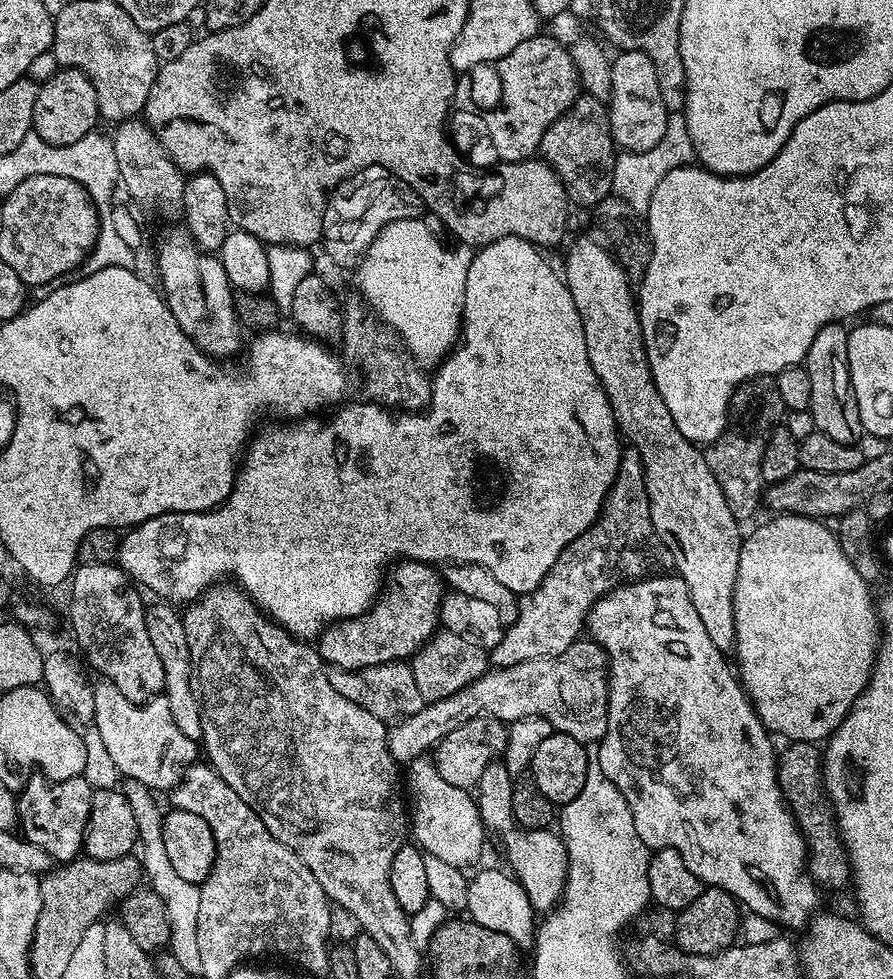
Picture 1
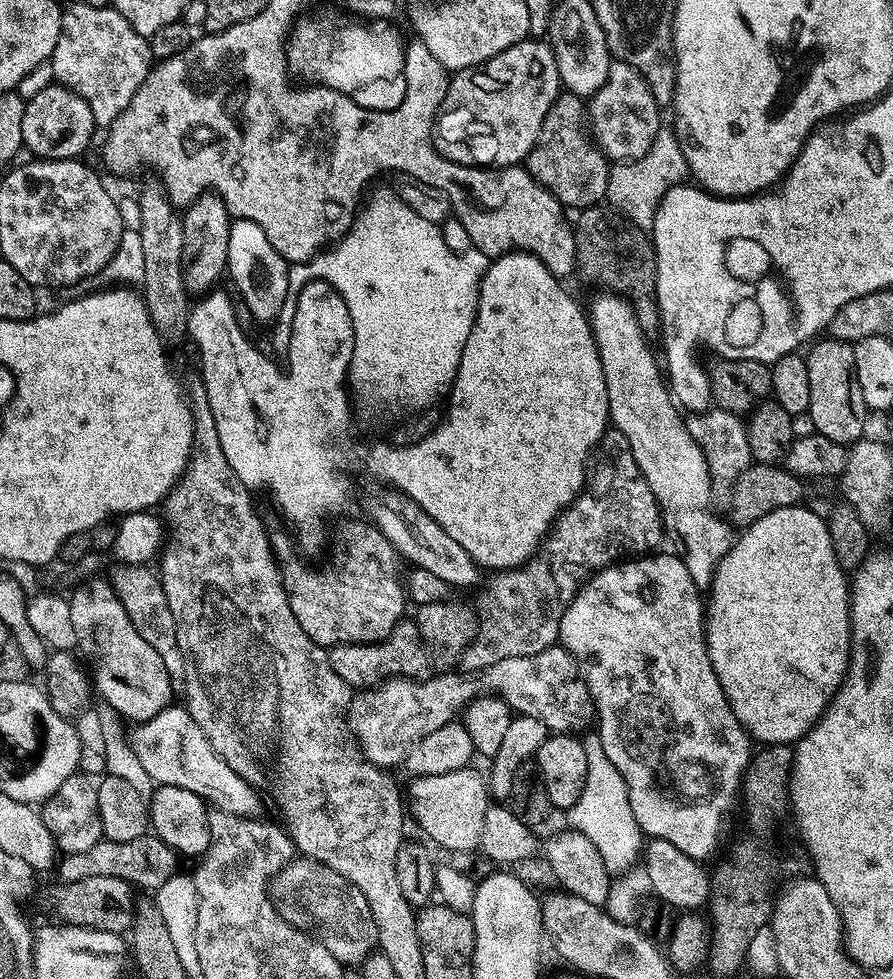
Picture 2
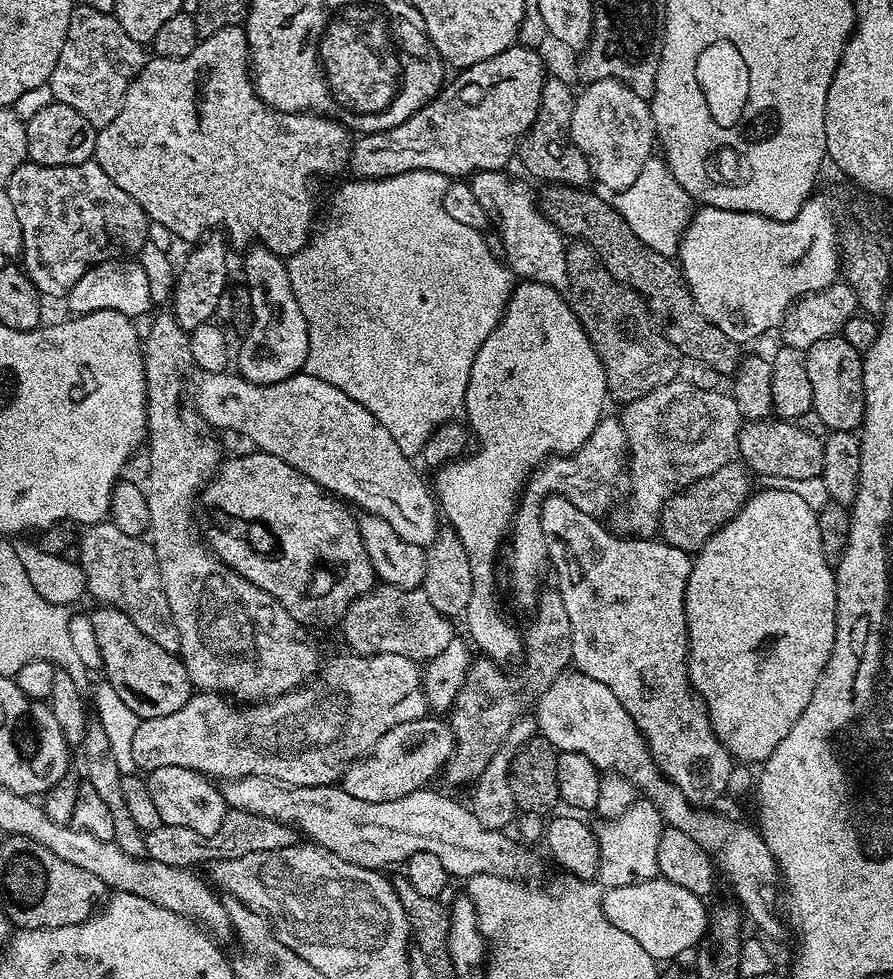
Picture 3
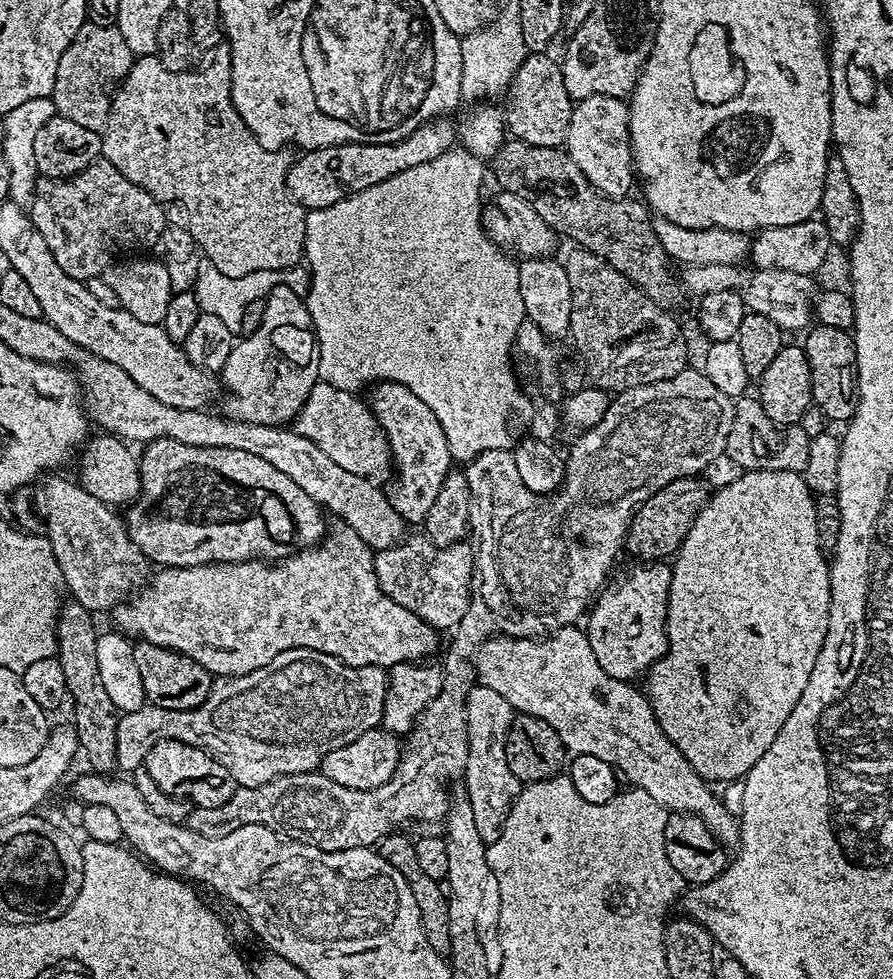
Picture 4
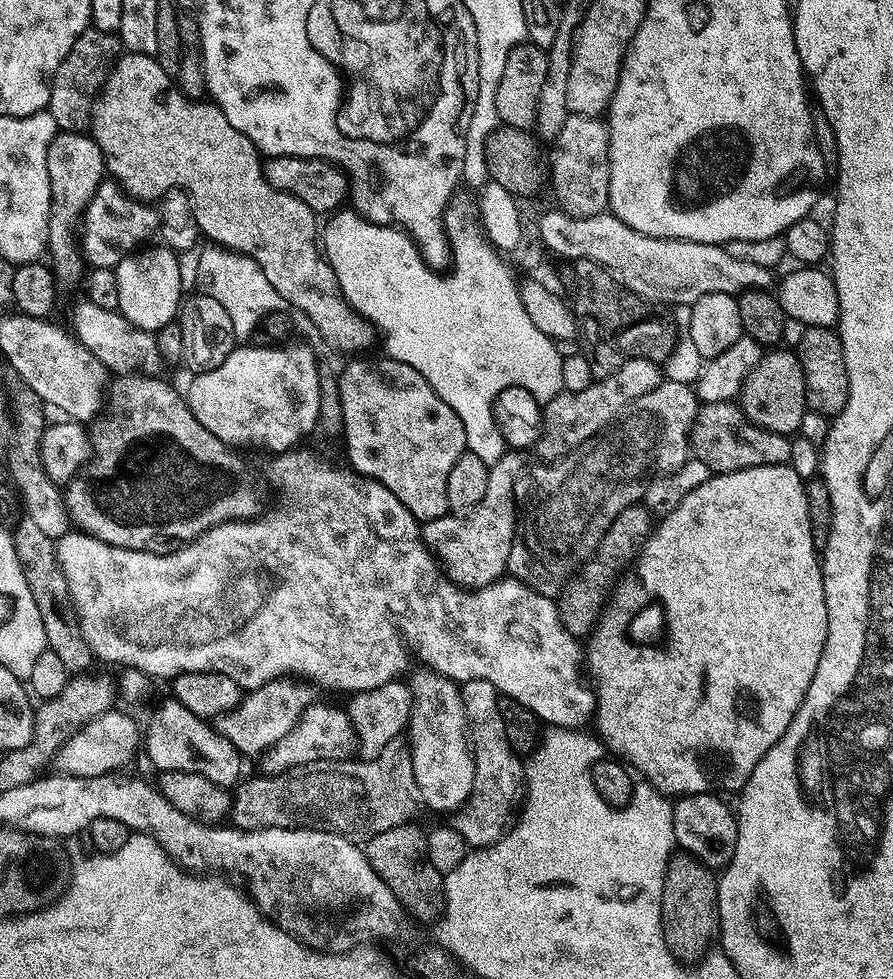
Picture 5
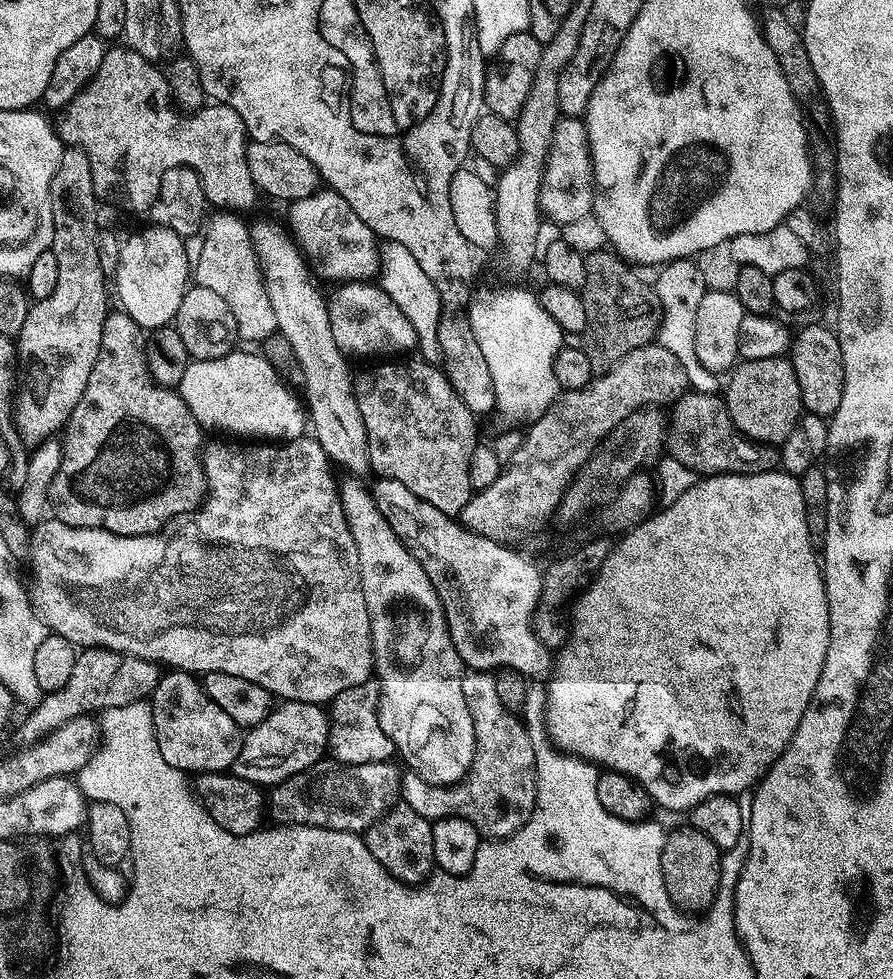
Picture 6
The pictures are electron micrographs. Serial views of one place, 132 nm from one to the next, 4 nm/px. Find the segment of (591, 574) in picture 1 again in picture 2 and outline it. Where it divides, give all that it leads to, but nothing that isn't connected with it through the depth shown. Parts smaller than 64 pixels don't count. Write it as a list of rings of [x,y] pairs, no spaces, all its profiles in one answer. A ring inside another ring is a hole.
[[[609,427],[607,431],[601,435],[598,445],[601,460],[587,477],[587,490],[581,491],[575,503],[555,521],[540,547],[523,563],[513,568],[493,571],[493,576],[488,581],[483,581],[484,589],[480,592],[480,606],[478,605],[478,631],[462,653],[465,673],[479,674],[506,658],[538,654],[553,647],[560,638],[562,614],[568,609],[568,603],[576,595],[576,590],[585,577],[627,557],[631,548],[633,553],[648,554],[661,547],[660,539],[666,536],[666,529],[662,523],[660,506],[656,503],[642,470],[638,470],[638,462],[634,462],[634,454],[630,450],[630,442],[626,442],[626,434],[613,427]]]

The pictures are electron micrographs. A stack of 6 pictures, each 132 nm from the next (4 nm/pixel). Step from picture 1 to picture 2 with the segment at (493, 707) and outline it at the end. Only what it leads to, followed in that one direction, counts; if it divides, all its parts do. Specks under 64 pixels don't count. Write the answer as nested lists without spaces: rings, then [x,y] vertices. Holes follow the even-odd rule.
[[[553,646],[546,650],[542,650],[538,654],[530,654],[529,656],[506,658],[502,662],[498,662],[494,666],[490,666],[489,668],[484,669],[483,672],[476,675],[461,674],[459,671],[457,672],[458,673],[444,672],[441,676],[430,677],[429,680],[420,680],[424,678],[389,678],[375,686],[369,687],[367,690],[361,691],[359,694],[353,695],[352,702],[346,709],[346,719],[348,721],[349,733],[354,737],[356,745],[359,746],[360,752],[364,755],[365,761],[370,764],[376,764],[379,768],[385,770],[391,769],[391,764],[399,765],[412,747],[418,742],[422,742],[422,738],[426,738],[426,734],[434,734],[434,730],[438,730],[438,726],[446,726],[447,724],[453,723],[453,721],[455,721],[457,717],[464,712],[470,701],[476,698],[477,694],[483,693],[485,690],[491,690],[493,693],[502,694],[504,701],[508,703],[513,713],[521,716],[533,716],[534,718],[538,718],[538,722],[542,722],[548,727],[548,729],[556,734],[564,734],[569,730],[580,730],[576,728],[582,727],[588,719],[590,721],[593,719],[594,705],[592,703],[592,696],[588,693],[586,682],[580,676],[580,668],[576,665],[576,659],[562,646]]]

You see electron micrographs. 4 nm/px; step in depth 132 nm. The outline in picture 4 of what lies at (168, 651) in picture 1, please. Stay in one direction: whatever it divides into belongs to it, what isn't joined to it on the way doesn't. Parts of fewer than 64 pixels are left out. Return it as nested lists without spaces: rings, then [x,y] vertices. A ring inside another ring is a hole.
[[[60,474],[45,475],[35,485],[34,499],[36,513],[44,520],[44,532],[54,550],[54,558],[64,575],[65,589],[69,593],[72,591],[71,599],[80,603],[91,614],[104,612],[107,608],[114,607],[113,609],[115,609],[121,603],[120,595],[123,592],[128,592],[131,588],[139,589],[149,579],[150,562],[142,554],[142,550],[138,550],[138,546],[134,546],[125,521],[121,517],[119,520],[112,513],[115,511],[109,505],[94,498],[94,494],[90,494],[85,488],[80,487],[75,479],[66,480],[62,476],[56,475]]]

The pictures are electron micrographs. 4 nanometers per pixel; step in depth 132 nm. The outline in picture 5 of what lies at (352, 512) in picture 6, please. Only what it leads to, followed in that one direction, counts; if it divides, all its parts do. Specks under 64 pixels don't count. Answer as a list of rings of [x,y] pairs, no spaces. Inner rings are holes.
[[[421,671],[413,680],[410,680],[412,717],[408,719],[408,727],[406,729],[412,749],[414,782],[418,786],[420,800],[425,809],[433,808],[436,812],[456,814],[470,798],[472,787],[474,786],[474,758],[472,757],[470,729],[466,718],[466,710],[464,709],[464,699],[460,696],[457,681],[440,676],[437,672]]]

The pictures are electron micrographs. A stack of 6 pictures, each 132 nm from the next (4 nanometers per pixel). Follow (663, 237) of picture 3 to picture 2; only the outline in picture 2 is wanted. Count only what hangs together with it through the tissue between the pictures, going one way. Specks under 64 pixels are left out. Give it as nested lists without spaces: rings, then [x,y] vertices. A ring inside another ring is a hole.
[[[662,126],[654,138],[650,150],[637,160],[616,162],[608,169],[607,203],[622,213],[639,228],[651,229],[658,206],[664,195],[676,184],[685,183],[689,179],[688,163],[682,154],[682,146],[678,142],[675,131],[671,127]]]

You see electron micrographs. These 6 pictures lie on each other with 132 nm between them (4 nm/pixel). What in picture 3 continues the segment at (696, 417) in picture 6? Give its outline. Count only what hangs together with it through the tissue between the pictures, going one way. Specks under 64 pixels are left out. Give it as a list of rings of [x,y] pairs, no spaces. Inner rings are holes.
[[[769,418],[747,421],[740,429],[736,451],[739,459],[760,478],[818,478],[822,474],[823,439],[806,434],[806,430],[790,420]]]

